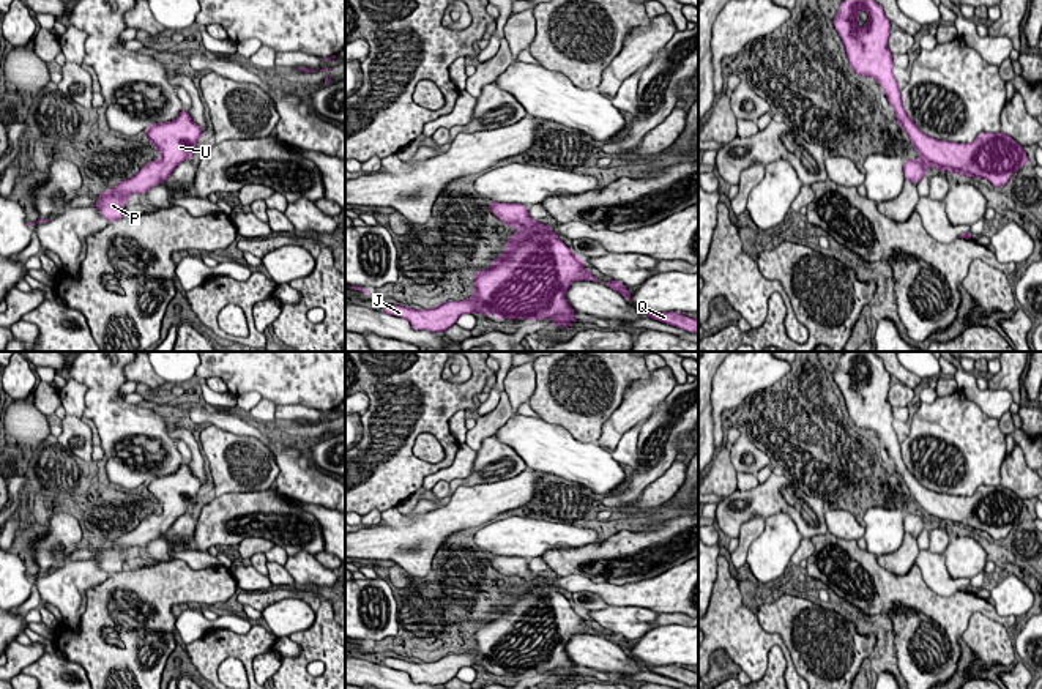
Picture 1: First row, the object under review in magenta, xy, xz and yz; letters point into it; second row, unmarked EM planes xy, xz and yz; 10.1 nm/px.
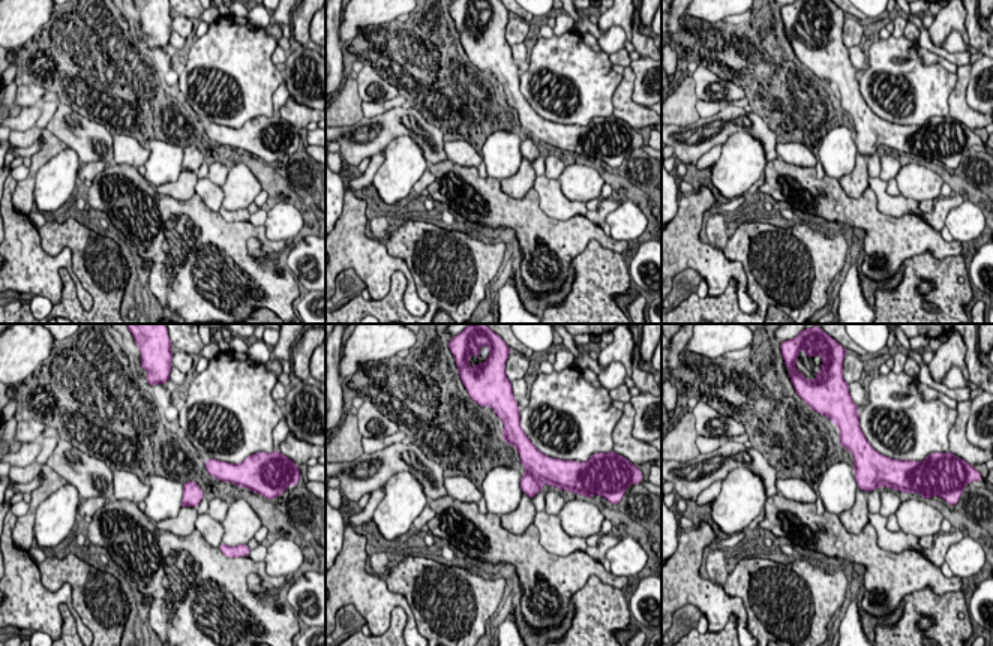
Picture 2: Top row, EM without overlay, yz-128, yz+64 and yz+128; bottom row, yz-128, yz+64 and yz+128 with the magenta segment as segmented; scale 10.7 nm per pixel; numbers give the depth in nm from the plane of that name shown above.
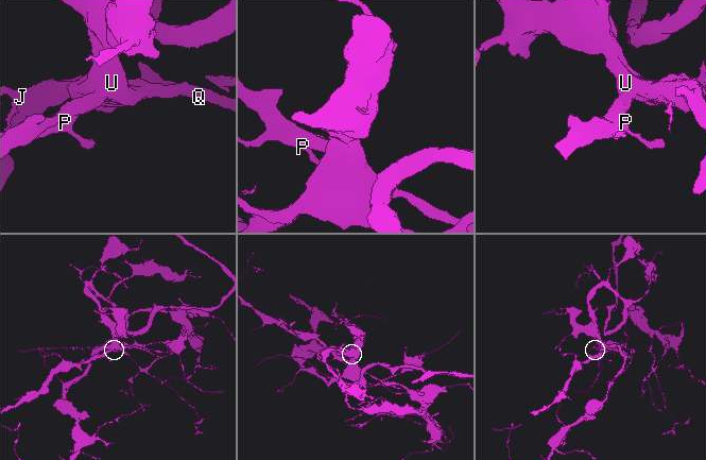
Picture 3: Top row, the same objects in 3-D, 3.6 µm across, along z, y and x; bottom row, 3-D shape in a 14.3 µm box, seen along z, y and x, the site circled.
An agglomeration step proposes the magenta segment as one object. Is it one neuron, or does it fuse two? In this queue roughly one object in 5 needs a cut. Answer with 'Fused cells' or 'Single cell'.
Single cell

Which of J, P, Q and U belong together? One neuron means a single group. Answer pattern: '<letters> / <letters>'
J P Q U

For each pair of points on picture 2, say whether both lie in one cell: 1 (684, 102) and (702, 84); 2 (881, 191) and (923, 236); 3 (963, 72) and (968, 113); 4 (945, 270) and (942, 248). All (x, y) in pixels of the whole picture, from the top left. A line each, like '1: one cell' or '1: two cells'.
1: two cells
2: two cells
3: one cell
4: two cells

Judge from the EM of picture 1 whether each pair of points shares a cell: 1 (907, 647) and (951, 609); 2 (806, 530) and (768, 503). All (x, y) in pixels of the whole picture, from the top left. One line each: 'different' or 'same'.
1: same
2: same

